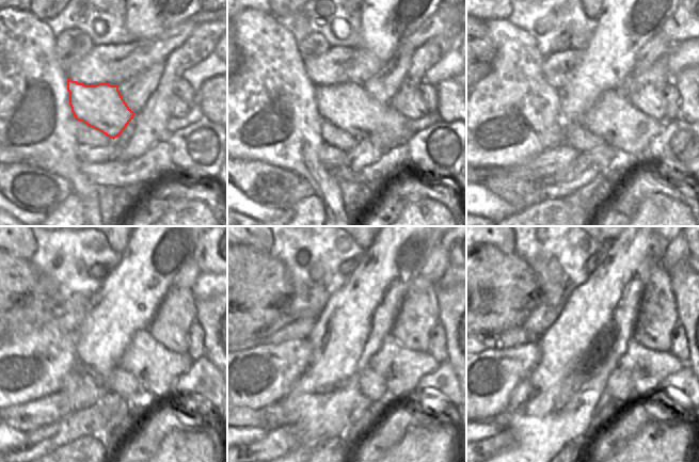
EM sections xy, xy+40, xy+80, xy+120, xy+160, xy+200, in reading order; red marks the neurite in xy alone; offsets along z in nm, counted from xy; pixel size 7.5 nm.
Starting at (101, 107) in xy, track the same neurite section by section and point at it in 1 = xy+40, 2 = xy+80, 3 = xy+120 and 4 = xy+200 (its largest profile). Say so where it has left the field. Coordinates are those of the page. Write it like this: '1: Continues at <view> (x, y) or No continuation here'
1: Continues at xy+40 (347, 106)
2: Continues at xy+80 (613, 117)
3: Continues at xy+120 (156, 368)
4: Continues at xy+200 (648, 368)

